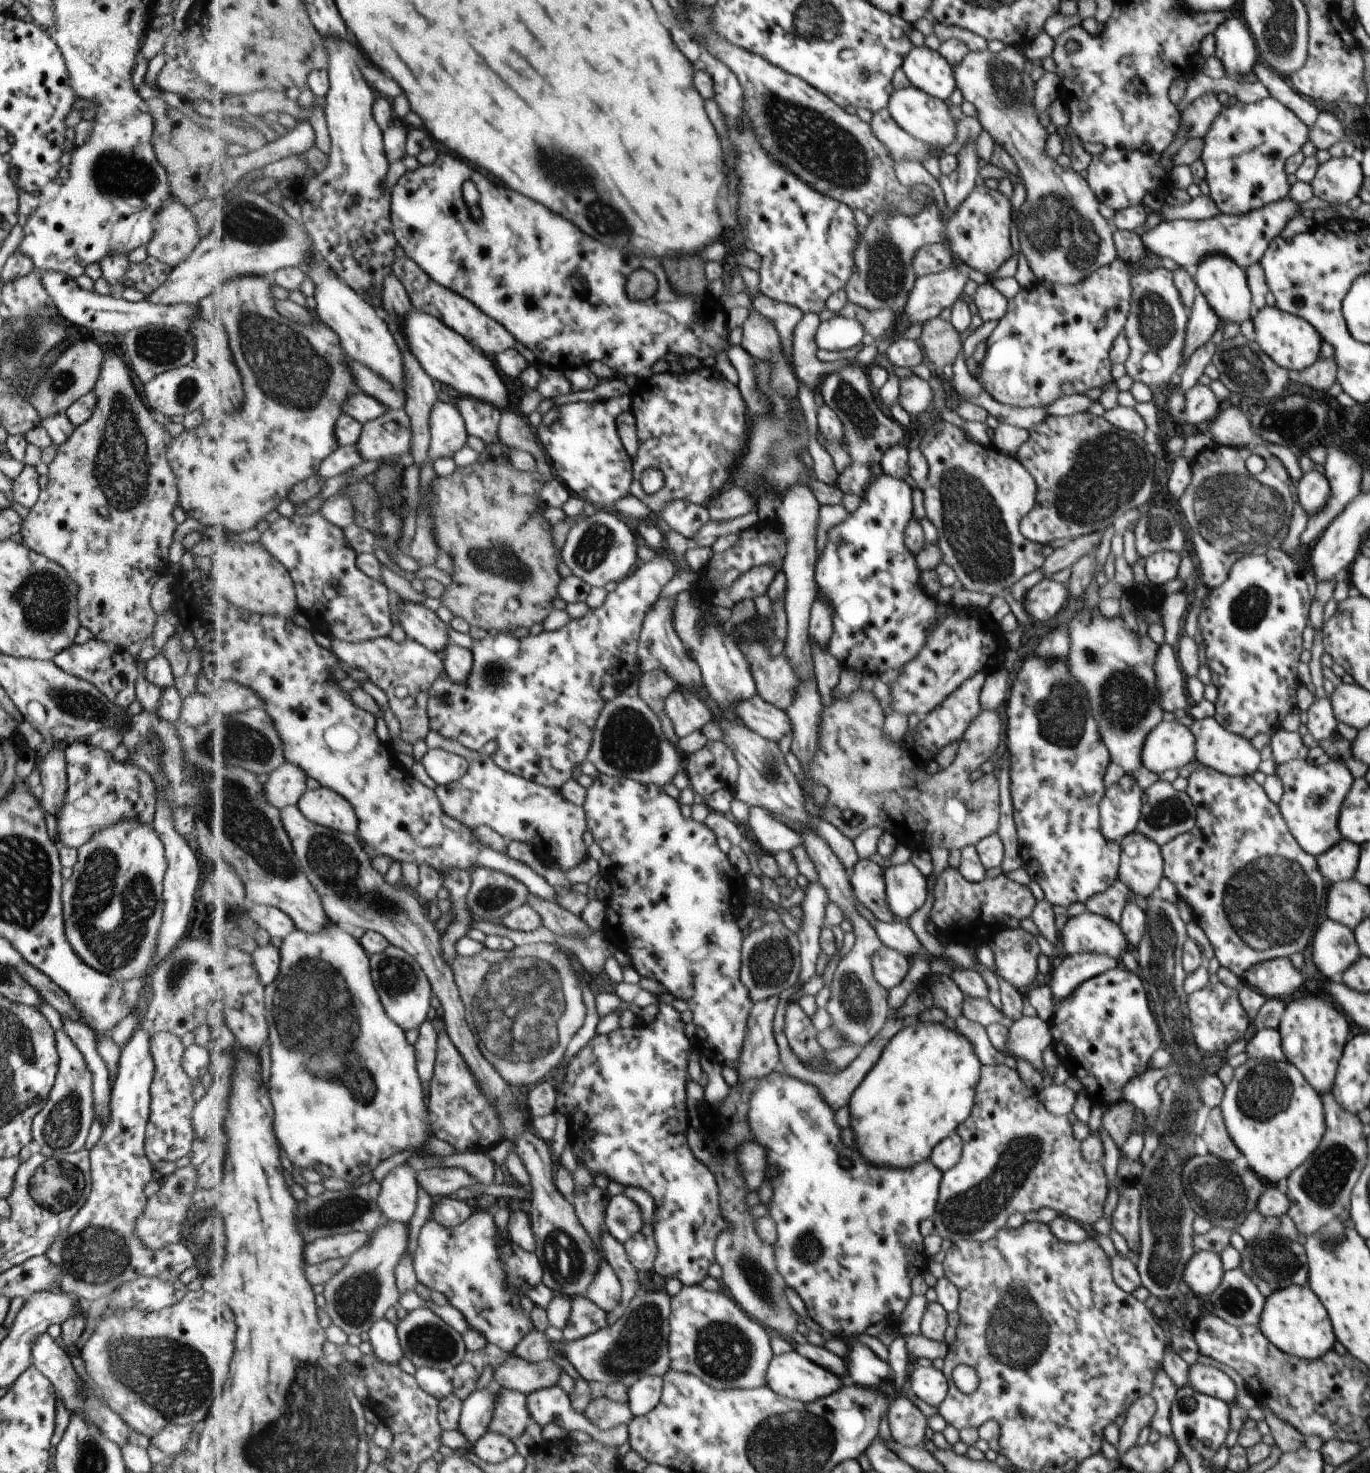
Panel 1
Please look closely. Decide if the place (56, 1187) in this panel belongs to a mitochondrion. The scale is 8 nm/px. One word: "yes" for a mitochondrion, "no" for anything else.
yes

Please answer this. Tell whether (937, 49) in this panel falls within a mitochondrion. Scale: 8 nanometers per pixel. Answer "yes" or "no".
no

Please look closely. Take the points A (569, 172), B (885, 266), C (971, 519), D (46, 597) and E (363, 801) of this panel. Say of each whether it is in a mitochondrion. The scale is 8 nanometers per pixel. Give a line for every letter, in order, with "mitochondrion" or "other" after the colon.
A: mitochondrion
B: mitochondrion
C: mitochondrion
D: mitochondrion
E: other

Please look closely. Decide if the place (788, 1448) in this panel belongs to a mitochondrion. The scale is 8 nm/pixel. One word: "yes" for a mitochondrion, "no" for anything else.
yes

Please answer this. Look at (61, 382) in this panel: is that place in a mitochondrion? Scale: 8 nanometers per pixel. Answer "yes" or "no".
yes

